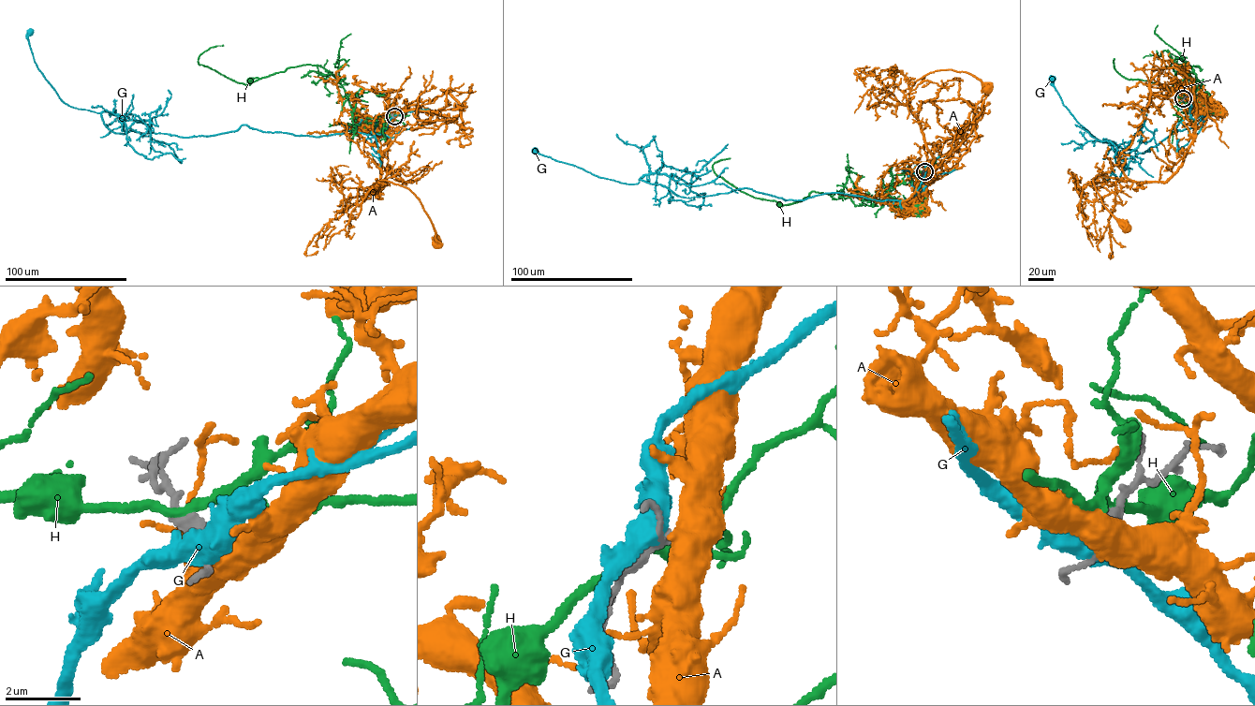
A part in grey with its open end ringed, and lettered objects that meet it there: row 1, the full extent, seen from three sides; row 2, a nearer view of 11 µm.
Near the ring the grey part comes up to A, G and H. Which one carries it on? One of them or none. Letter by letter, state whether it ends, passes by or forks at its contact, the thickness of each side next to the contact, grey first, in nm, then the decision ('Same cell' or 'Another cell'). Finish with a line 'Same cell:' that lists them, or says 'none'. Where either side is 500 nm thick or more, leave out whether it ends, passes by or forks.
A: Thickness 240 nm (grey) against 600 nm. Same cell
G: Thickness 240 nm (grey) against 550 nm. Another cell
H: It passes by. Thickness 320 nm (grey) against 240 nm. Another cell
Same cell: A

